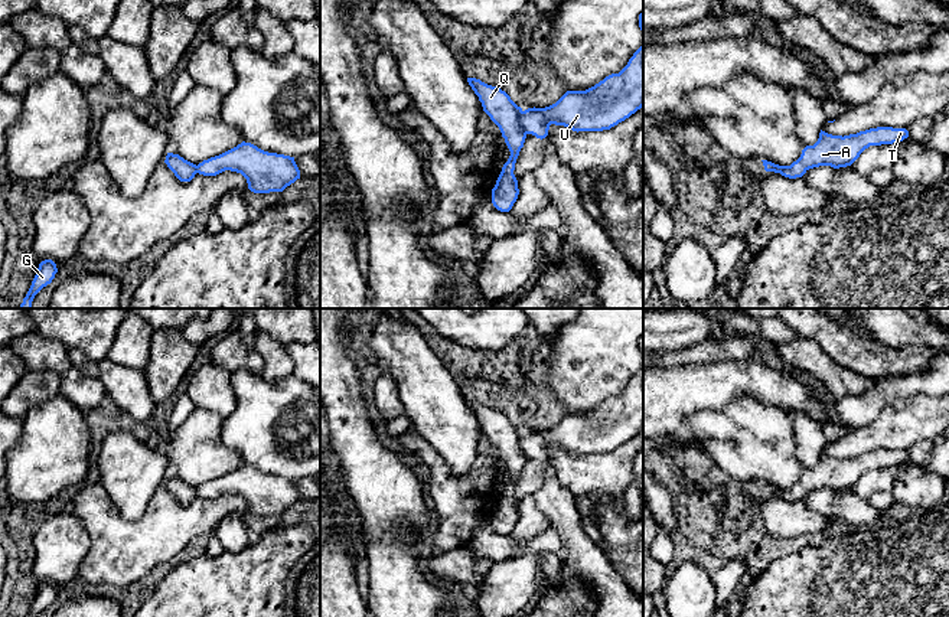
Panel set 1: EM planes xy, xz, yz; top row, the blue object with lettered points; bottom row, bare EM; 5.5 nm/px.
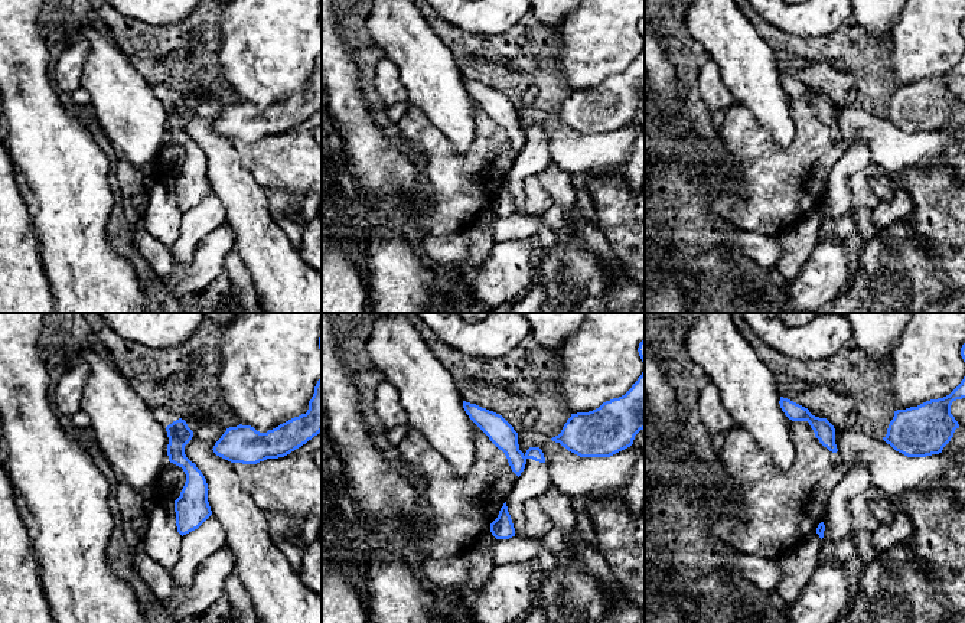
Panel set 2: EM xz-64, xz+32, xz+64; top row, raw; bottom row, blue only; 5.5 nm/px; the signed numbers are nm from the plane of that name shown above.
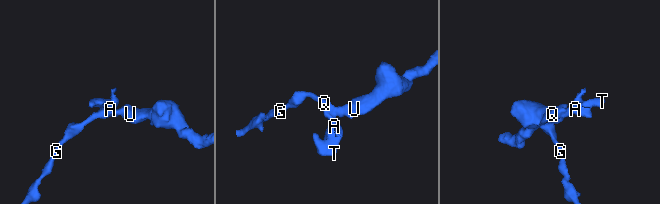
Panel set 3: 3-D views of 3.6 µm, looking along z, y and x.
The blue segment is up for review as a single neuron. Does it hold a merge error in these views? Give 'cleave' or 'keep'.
cleave

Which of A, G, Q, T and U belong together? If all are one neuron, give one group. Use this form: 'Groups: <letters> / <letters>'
Groups: A G Q T / U

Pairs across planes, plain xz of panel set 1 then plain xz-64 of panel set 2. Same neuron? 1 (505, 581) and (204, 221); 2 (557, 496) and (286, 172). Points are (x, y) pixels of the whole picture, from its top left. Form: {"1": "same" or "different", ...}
{"1": "different", "2": "different"}

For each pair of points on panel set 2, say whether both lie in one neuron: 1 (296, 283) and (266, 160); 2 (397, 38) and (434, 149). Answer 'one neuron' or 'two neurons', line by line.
1: two neurons
2: two neurons

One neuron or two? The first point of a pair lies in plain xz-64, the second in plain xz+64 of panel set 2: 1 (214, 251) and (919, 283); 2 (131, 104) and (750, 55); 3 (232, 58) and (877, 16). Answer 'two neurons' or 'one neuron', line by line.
1: two neurons
2: one neuron
3: two neurons

